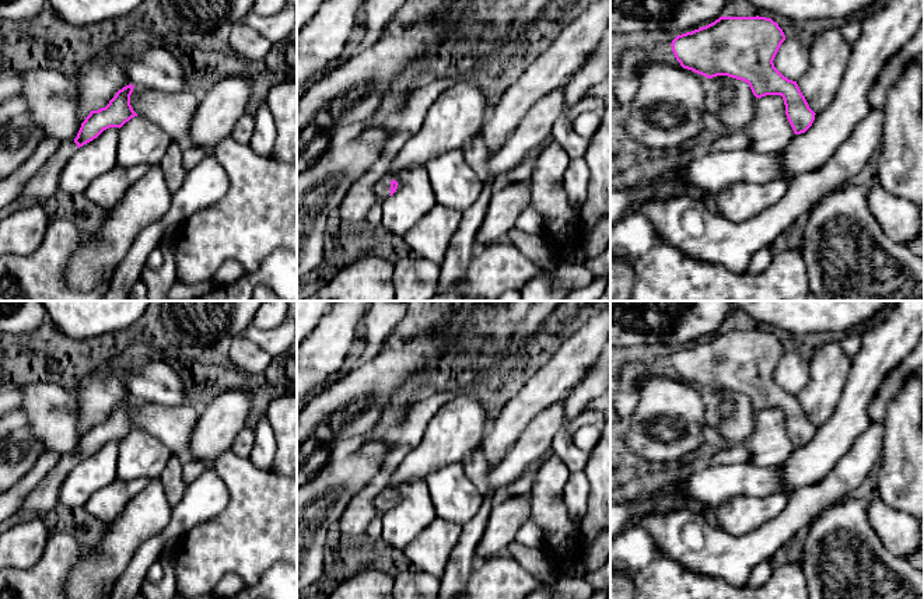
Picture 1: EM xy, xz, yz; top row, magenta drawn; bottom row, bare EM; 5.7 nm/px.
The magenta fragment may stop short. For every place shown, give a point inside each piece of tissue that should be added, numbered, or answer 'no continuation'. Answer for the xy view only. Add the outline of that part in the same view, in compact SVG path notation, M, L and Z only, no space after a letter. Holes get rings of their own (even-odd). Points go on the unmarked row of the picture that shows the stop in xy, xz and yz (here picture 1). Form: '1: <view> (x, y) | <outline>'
1: xy (45, 496) | M63 453L57 465L45 476L45 479L24 498L21 512L32 511L43 518L59 502L60 487L69 472L76 466L74 453ZM18 511L18 512L20 512Z

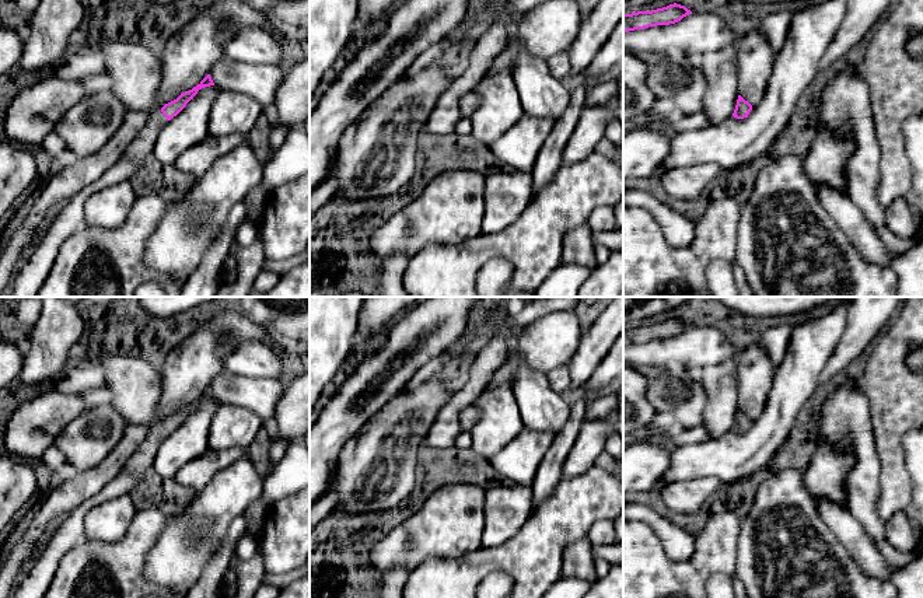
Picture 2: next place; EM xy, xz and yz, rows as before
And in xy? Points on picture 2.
1: xy (140, 462) | M161 423L151 426L148 436L127 459L120 473L144 479L147 472L151 471L157 450L167 436Z

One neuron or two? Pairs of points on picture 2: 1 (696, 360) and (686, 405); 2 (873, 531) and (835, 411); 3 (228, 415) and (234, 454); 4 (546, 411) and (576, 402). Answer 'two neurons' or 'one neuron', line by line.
1: two neurons
2: one neuron
3: two neurons
4: two neurons

